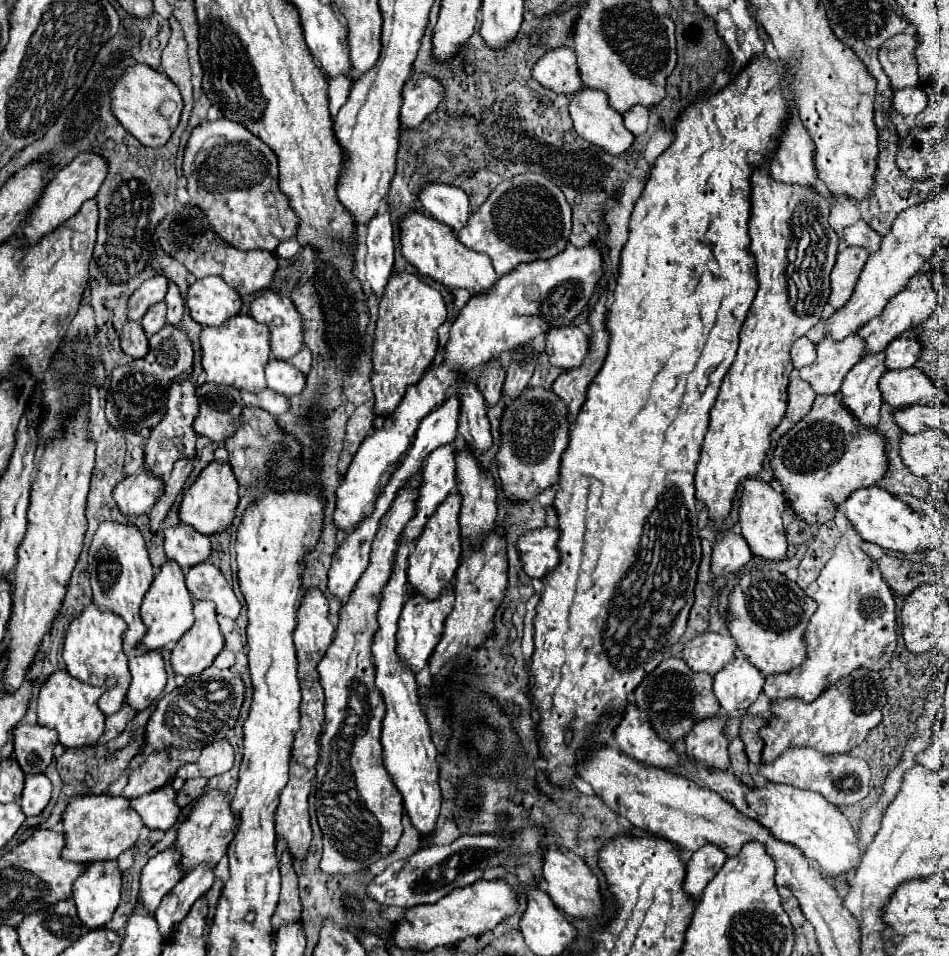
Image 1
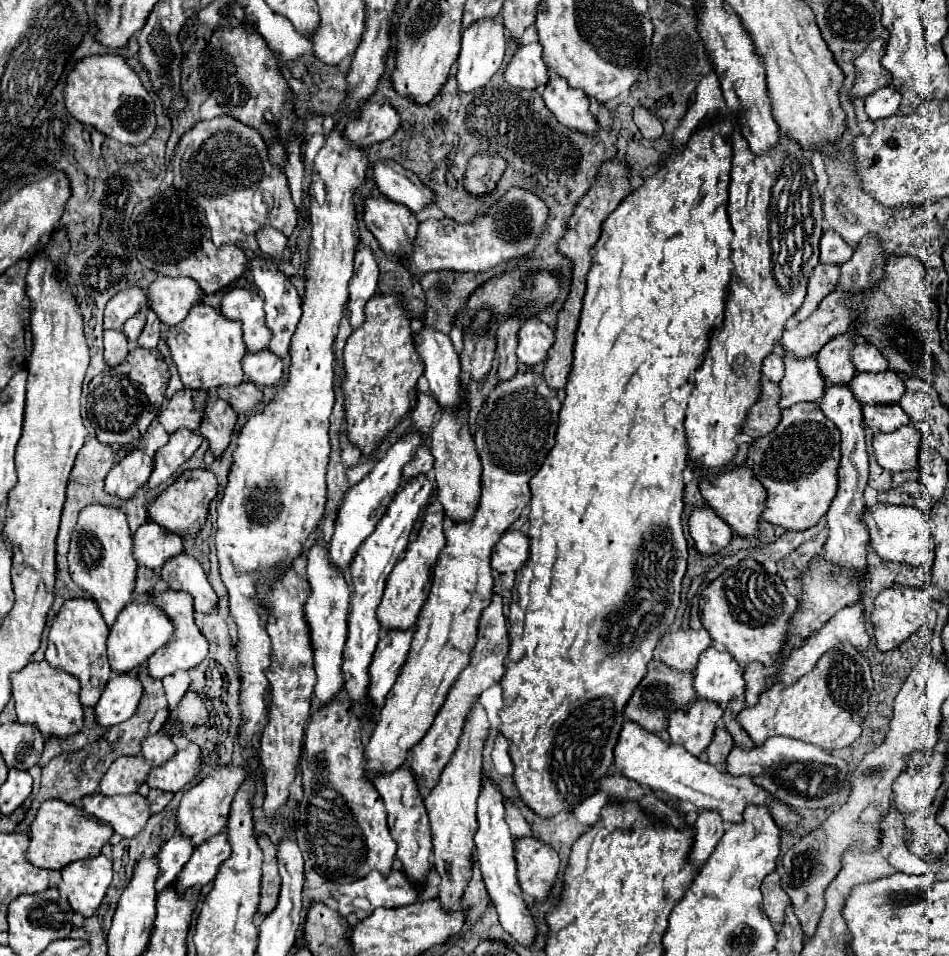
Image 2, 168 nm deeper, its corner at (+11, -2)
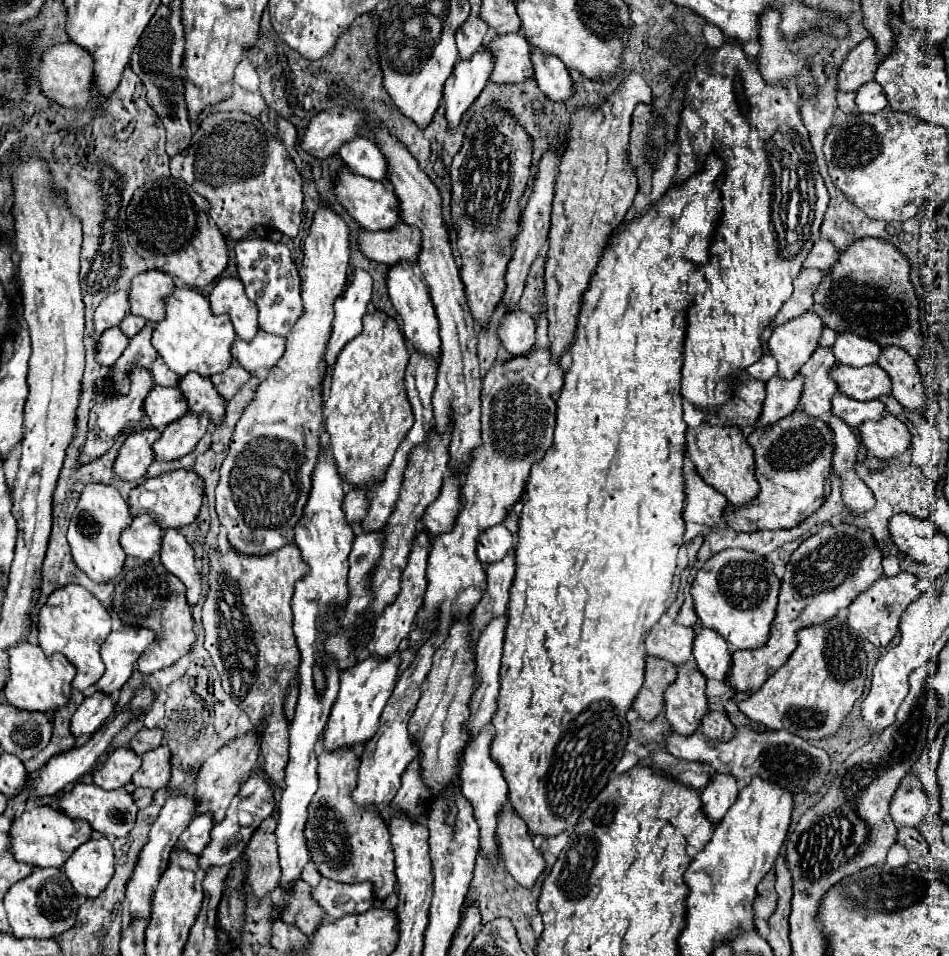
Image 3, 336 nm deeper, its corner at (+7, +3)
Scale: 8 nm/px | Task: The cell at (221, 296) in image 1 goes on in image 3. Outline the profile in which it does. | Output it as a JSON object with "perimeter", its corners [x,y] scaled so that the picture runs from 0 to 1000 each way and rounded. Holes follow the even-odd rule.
{"perimeter":[[[158,281],[139,292],[137,300],[137,327],[152,332],[154,336],[166,338],[173,334],[173,311],[183,302],[181,290]]]}

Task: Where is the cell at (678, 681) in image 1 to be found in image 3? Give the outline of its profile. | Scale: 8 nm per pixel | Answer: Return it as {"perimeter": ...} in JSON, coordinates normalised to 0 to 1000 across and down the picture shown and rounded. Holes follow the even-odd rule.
{"perimeter":[[[681,687],[679,717],[672,723],[666,742],[679,752],[687,754],[700,742],[700,721],[710,714],[712,698],[693,687]]]}

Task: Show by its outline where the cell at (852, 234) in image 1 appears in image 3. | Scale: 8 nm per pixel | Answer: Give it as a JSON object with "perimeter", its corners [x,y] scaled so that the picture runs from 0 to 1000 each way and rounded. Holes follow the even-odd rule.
{"perimeter":[[[862,250],[851,265],[851,273],[847,273],[847,281],[854,281],[854,279],[860,279],[864,283],[875,281],[879,277],[881,269],[883,269],[883,263],[879,260],[879,256],[875,252]]]}

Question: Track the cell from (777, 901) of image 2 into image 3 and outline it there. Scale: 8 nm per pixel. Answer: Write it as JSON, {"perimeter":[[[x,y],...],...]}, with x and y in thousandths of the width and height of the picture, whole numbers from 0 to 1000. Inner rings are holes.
{"perimeter":[[[809,911],[809,915],[805,915],[805,919],[801,922],[801,928],[797,932],[797,940],[795,940],[795,953],[797,953],[797,968],[799,972],[807,978],[807,965],[809,959],[813,957],[813,953],[818,951],[818,932],[816,932],[816,911]]]}

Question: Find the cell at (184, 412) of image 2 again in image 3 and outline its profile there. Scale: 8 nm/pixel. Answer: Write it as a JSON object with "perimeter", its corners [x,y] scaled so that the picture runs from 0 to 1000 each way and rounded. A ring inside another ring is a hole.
{"perimeter":[[[162,403],[160,409],[152,417],[152,432],[156,434],[160,447],[169,449],[177,442],[196,434],[194,413],[185,405],[169,405]]]}

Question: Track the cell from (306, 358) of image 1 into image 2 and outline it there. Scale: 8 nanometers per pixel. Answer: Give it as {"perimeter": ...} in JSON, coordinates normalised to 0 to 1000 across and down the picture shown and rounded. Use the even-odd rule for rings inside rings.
{"perimeter":[[[274,268],[274,270],[268,270],[263,274],[263,285],[268,289],[268,299],[270,303],[278,310],[278,324],[280,324],[280,341],[289,347],[287,356],[285,356],[285,366],[295,372],[295,374],[303,374],[303,364],[306,364],[306,356],[308,356],[308,349],[318,333],[318,314],[312,305],[312,301],[308,299],[308,295],[301,293],[301,289],[291,280],[291,276],[280,270],[280,268]]]}

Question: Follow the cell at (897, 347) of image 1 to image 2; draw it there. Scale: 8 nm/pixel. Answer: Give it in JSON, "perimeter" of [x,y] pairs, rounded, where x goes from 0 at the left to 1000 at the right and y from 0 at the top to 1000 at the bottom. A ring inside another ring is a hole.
{"perimeter":[[[906,360],[898,366],[898,377],[904,389],[932,389],[936,387],[934,372],[921,360]]]}

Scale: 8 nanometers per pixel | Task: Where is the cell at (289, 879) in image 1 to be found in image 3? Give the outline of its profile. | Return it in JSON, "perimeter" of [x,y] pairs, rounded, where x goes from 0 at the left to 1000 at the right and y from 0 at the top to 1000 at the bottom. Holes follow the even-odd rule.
{"perimeter":[[[289,855],[278,857],[255,892],[255,896],[261,901],[259,924],[272,938],[278,938],[280,934],[289,932],[295,924],[295,903],[289,867],[291,857]]]}

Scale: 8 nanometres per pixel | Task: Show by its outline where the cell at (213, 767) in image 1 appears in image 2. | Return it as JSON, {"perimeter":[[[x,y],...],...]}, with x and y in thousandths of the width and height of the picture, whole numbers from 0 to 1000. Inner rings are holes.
{"perimeter":[[[198,778],[194,785],[185,787],[185,791],[179,793],[175,799],[160,803],[158,812],[154,814],[154,820],[158,824],[188,828],[211,810],[213,799],[215,797],[211,795],[211,780]]]}

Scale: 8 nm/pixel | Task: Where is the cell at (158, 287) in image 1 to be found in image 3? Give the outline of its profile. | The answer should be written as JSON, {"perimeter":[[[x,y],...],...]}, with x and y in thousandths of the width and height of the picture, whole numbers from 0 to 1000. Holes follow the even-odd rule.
{"perimeter":[[[122,304],[110,313],[99,325],[99,346],[105,350],[116,342],[126,340],[135,327],[135,304]]]}

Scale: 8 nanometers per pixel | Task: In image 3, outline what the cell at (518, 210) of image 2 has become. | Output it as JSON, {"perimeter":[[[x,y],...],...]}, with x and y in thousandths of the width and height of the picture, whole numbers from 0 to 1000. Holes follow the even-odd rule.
{"perimeter":[[[426,233],[409,242],[379,240],[377,260],[384,269],[396,275],[407,275],[407,277],[413,277],[419,273],[438,275],[438,269],[443,263],[443,242],[428,237]]]}

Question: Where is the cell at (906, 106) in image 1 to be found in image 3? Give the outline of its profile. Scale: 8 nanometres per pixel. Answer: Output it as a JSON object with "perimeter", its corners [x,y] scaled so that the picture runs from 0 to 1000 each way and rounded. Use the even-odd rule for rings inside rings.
{"perimeter":[[[923,85],[910,87],[910,91],[906,91],[902,95],[902,114],[906,118],[925,118],[934,112],[936,112],[934,99],[932,99],[929,91]]]}

